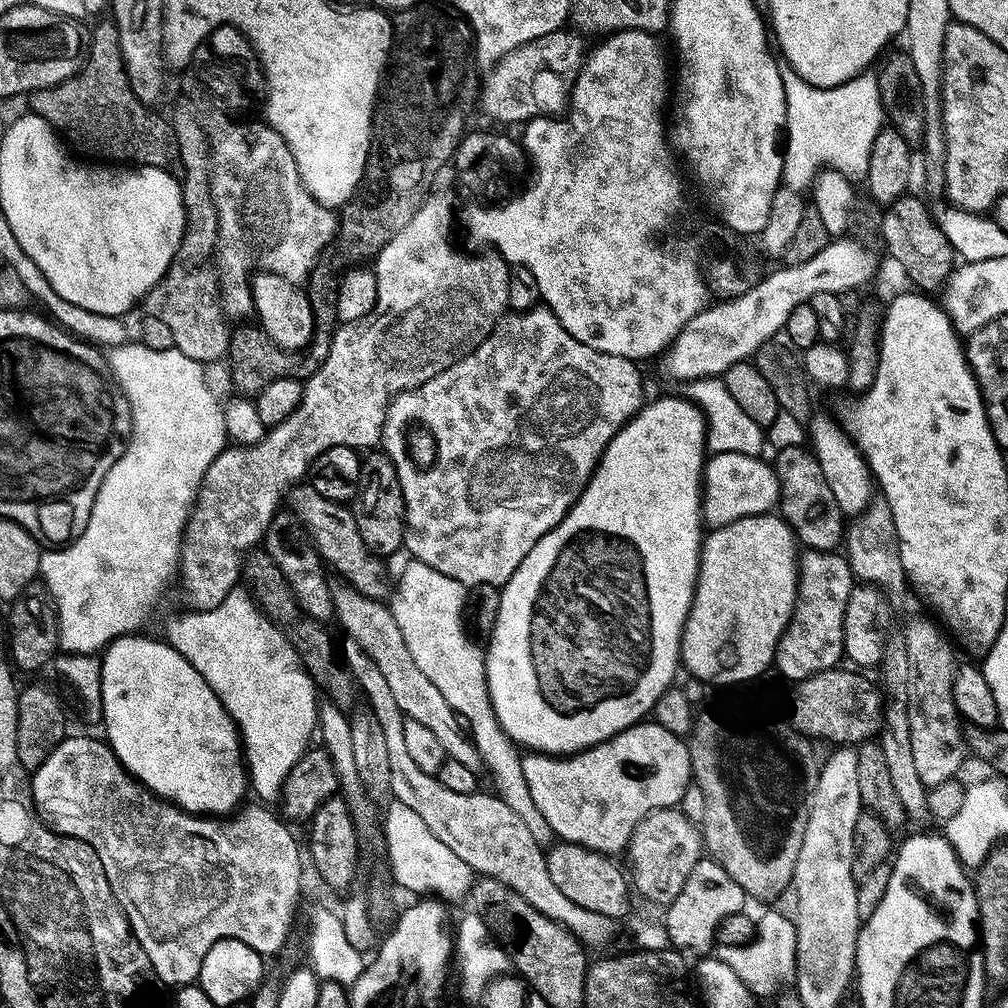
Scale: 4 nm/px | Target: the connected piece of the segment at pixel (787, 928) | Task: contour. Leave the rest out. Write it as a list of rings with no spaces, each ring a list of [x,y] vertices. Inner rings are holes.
[[[778,910],[766,911],[757,917],[756,923],[756,934],[752,942],[746,945],[719,945],[714,954],[724,965],[734,970],[751,990],[753,997],[760,998],[774,993],[780,984],[795,981],[797,934],[793,919]]]

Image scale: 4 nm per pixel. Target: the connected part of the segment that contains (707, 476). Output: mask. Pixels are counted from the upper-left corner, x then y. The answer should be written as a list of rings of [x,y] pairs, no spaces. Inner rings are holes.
[[[713,452],[707,457],[702,477],[702,520],[709,529],[721,528],[742,518],[771,513],[780,502],[776,469],[760,456]]]

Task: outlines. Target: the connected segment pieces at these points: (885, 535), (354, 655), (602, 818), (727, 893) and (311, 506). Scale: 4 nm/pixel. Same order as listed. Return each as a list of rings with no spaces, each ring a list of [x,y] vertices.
[[[876,498],[867,510],[855,517],[845,531],[844,550],[852,568],[853,577],[861,583],[879,588],[887,597],[907,591],[908,583],[902,566],[900,544],[897,542],[896,527],[892,511],[883,498]]]
[[[345,639],[343,643],[342,655],[345,664],[351,670],[363,697],[365,694],[368,698],[366,700],[367,705],[374,717],[377,718],[379,725],[382,726],[383,737],[386,738],[387,757],[390,760],[391,799],[396,799],[396,804],[399,807],[408,807],[410,810],[414,810],[415,814],[418,814],[422,821],[426,822],[426,826],[430,828],[434,837],[438,838],[443,845],[450,846],[450,850],[454,850],[454,854],[458,854],[458,858],[462,858],[462,862],[466,862],[466,866],[470,866],[473,873],[489,876],[506,886],[510,886],[510,890],[514,890],[514,894],[522,894],[522,898],[526,898],[526,902],[530,902],[530,906],[534,906],[534,910],[546,914],[546,918],[561,924],[577,940],[591,946],[591,944],[606,944],[614,939],[617,921],[611,916],[594,914],[594,910],[582,910],[582,906],[574,906],[574,902],[570,902],[570,898],[566,898],[566,894],[562,894],[562,890],[558,890],[558,886],[554,886],[554,882],[550,878],[545,849],[538,842],[534,842],[534,837],[530,835],[530,829],[523,824],[522,818],[518,818],[518,814],[514,814],[514,810],[510,810],[510,806],[506,806],[506,802],[502,802],[498,795],[491,791],[489,793],[483,792],[483,790],[477,790],[471,794],[458,794],[454,790],[446,790],[446,786],[442,786],[442,782],[435,775],[430,775],[418,768],[405,747],[403,726],[406,717],[404,711],[395,701],[386,678],[356,642]]]
[[[655,722],[634,724],[624,732],[619,732],[617,736],[612,736],[610,739],[604,740],[592,748],[584,749],[582,752],[573,752],[568,755],[528,754],[521,759],[521,764],[522,774],[526,778],[526,786],[530,786],[530,798],[534,798],[534,803],[538,806],[538,811],[541,812],[542,818],[546,818],[546,822],[550,822],[550,830],[553,837],[570,844],[581,844],[590,850],[605,854],[623,853],[627,849],[628,840],[632,837],[632,832],[638,826],[641,818],[659,808],[670,808],[679,805],[683,792],[686,790],[689,781],[693,779],[692,763],[688,757],[687,743],[681,737],[670,734],[670,730],[658,726]]]
[[[702,858],[690,870],[690,878],[686,878],[686,886],[678,893],[678,898],[667,905],[668,912],[662,917],[662,923],[668,943],[673,949],[688,952],[704,952],[717,943],[719,924],[724,918],[734,915],[745,907],[746,897],[742,886],[722,870],[722,866],[711,858]]]
[[[306,482],[294,484],[286,494],[286,504],[289,511],[294,513],[309,539],[316,546],[321,559],[341,575],[345,583],[366,594],[367,597],[383,599],[390,590],[384,578],[385,564],[379,557],[369,551],[358,531],[351,507],[345,504],[330,502],[323,498],[318,490]]]

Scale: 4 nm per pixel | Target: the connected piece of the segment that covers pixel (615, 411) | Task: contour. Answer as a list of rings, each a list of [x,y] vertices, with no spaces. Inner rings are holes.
[[[535,306],[527,312],[509,311],[501,316],[488,337],[473,352],[466,354],[466,358],[454,362],[450,370],[442,370],[442,374],[430,378],[430,382],[422,386],[398,393],[390,402],[386,414],[382,450],[394,462],[398,482],[402,486],[406,521],[404,548],[409,552],[407,555],[413,560],[426,562],[426,566],[454,578],[465,586],[507,584],[514,570],[522,566],[522,558],[526,558],[526,554],[534,550],[538,538],[542,538],[551,528],[558,526],[558,522],[562,522],[564,515],[572,509],[573,502],[579,500],[580,491],[588,485],[588,479],[596,471],[596,464],[600,455],[604,453],[604,447],[612,440],[612,435],[631,416],[636,415],[645,403],[644,388],[640,385],[640,374],[636,368],[637,365],[631,360],[611,356],[602,350],[594,350],[594,346],[586,346],[586,342],[578,342],[578,338],[574,338],[564,329],[547,306]],[[413,426],[427,428],[436,443],[436,460],[425,468],[416,465],[408,455],[406,433]]]

